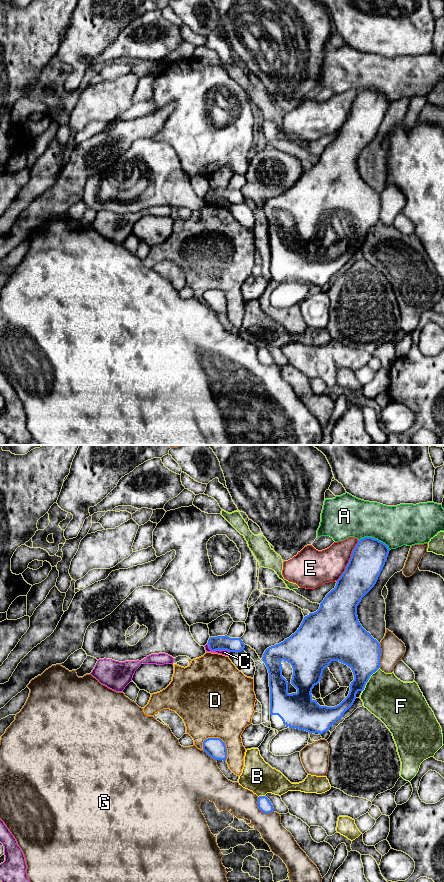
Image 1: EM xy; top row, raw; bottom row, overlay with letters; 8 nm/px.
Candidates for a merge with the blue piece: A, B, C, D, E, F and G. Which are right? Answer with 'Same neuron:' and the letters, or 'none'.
Same neuron: none

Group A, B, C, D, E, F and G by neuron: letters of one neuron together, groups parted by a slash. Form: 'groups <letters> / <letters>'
groups A / B / C / D / E / F / G

